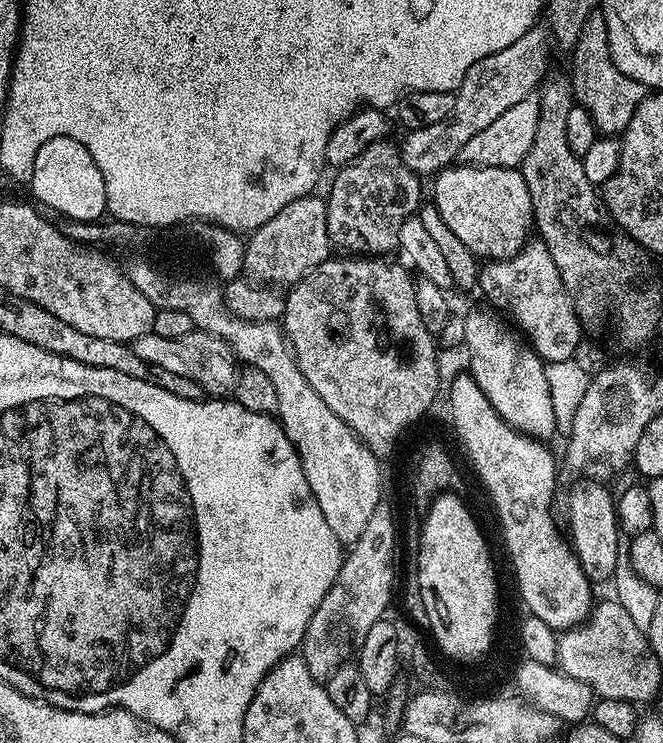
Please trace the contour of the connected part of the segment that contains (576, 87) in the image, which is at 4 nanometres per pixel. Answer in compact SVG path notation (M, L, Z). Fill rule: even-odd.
M597 10L586 18L582 26L582 34L578 34L578 42L571 48L572 94L575 103L585 108L594 118L597 133L619 137L630 126L630 118L634 118L634 110L638 110L644 101L646 89L642 82L622 74L618 66L614 66L614 58L610 54L610 42L606 30L606 18L603 11Z

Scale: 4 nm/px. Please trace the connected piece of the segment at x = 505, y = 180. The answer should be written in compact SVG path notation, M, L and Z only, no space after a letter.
M460 162L437 172L434 183L431 203L442 214L442 222L450 226L454 238L476 257L505 260L528 243L534 221L530 190L520 168L481 168Z

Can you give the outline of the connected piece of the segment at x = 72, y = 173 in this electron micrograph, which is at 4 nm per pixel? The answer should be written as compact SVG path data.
M68 135L50 138L39 147L28 187L39 205L56 211L61 217L95 223L107 213L106 186L101 170L85 144Z

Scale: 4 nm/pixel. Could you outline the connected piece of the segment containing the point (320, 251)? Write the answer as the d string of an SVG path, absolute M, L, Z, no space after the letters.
M309 194L282 206L270 222L258 226L247 237L244 245L243 275L249 281L265 286L291 286L296 284L310 270L329 259L330 241L326 226L327 203L316 194Z

